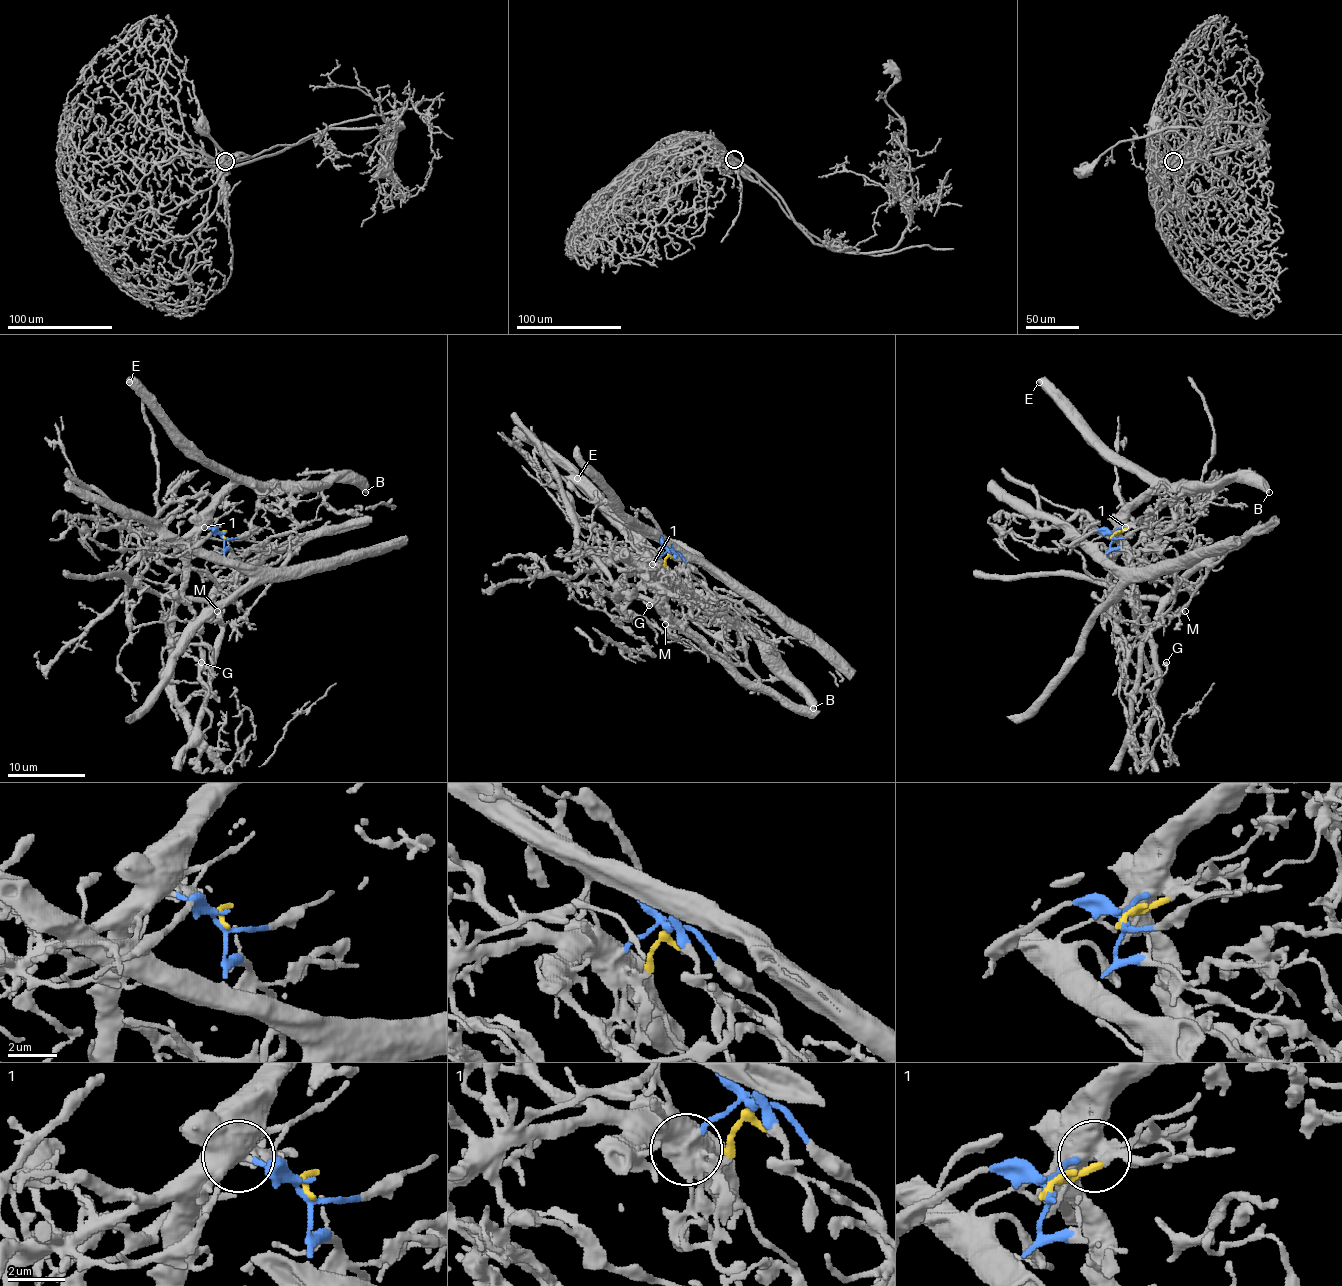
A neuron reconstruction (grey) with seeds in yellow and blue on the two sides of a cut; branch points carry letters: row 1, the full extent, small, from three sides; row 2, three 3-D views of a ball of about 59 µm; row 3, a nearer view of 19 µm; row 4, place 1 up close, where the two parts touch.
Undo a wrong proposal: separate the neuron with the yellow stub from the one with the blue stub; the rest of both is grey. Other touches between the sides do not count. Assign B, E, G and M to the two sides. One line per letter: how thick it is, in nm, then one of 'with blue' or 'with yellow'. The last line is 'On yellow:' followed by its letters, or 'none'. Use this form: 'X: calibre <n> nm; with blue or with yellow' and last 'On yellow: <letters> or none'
B: calibre 500 nm; with yellow
E: calibre 550 nm; with yellow
G: calibre 240 nm; with yellow
M: calibre 400 nm; with yellow
On yellow: B, E, G, M

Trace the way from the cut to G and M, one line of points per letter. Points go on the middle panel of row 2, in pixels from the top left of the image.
G: (671, 550), (661, 566), (643, 560), (638, 567), (663, 610), (669, 587), (657, 579), (657, 599), (649, 605)
M: (671, 550), (661, 566), (643, 560), (638, 567), (640, 577), (663, 601), (663, 610), (667, 603), (665, 624)

